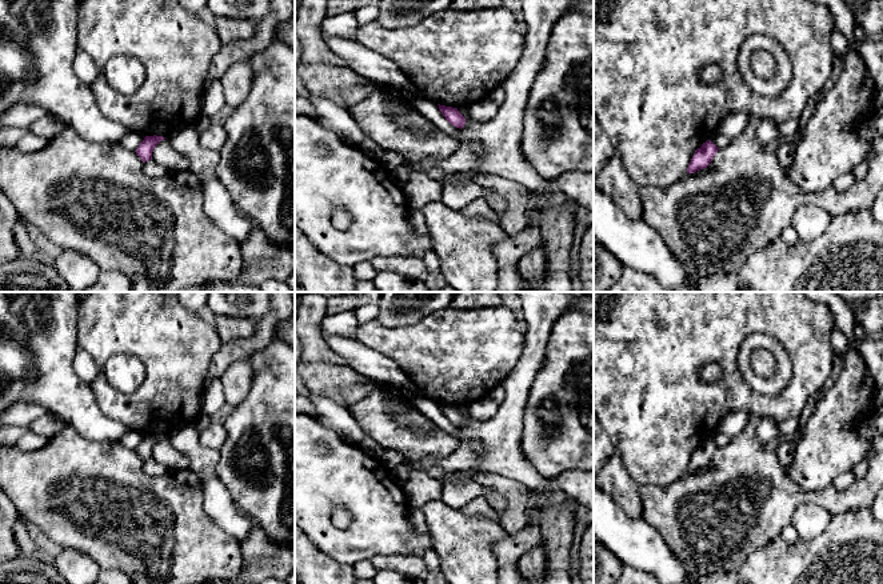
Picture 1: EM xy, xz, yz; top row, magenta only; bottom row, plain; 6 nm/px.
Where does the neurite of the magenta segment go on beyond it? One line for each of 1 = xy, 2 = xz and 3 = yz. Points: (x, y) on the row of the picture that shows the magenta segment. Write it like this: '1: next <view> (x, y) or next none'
1: next none
2: next none
3: next none

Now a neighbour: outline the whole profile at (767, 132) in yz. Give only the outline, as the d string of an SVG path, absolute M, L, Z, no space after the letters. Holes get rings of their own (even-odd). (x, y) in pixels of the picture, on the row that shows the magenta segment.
M762 117L756 128L756 137L763 147L771 148L780 140L779 124L770 117Z

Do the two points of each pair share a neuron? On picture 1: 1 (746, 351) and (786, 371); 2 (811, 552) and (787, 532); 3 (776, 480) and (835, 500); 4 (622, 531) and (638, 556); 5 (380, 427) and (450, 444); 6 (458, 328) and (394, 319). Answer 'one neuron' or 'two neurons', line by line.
1: one neuron
2: two neurons
3: one neuron
4: one neuron
5: one neuron
6: two neurons

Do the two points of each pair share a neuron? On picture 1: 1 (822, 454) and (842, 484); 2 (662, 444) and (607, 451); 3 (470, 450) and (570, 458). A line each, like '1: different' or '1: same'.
1: different
2: different
3: different

